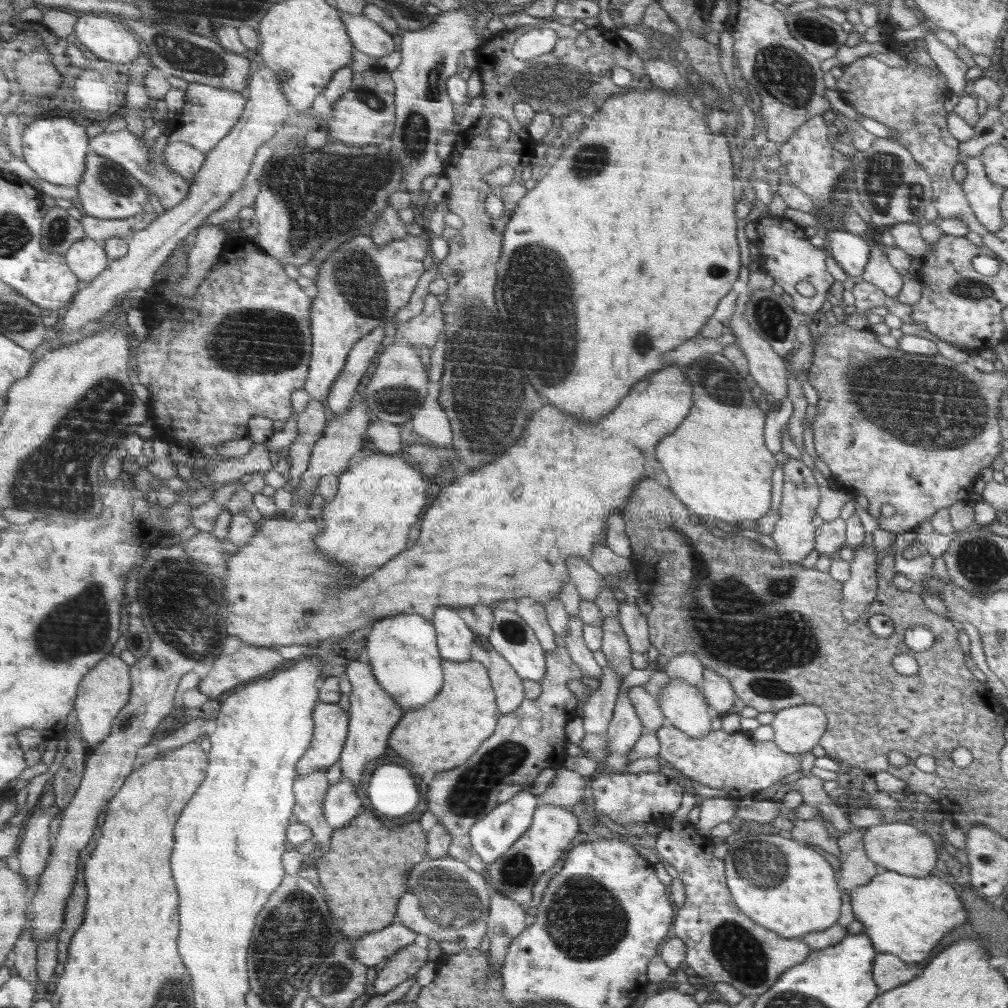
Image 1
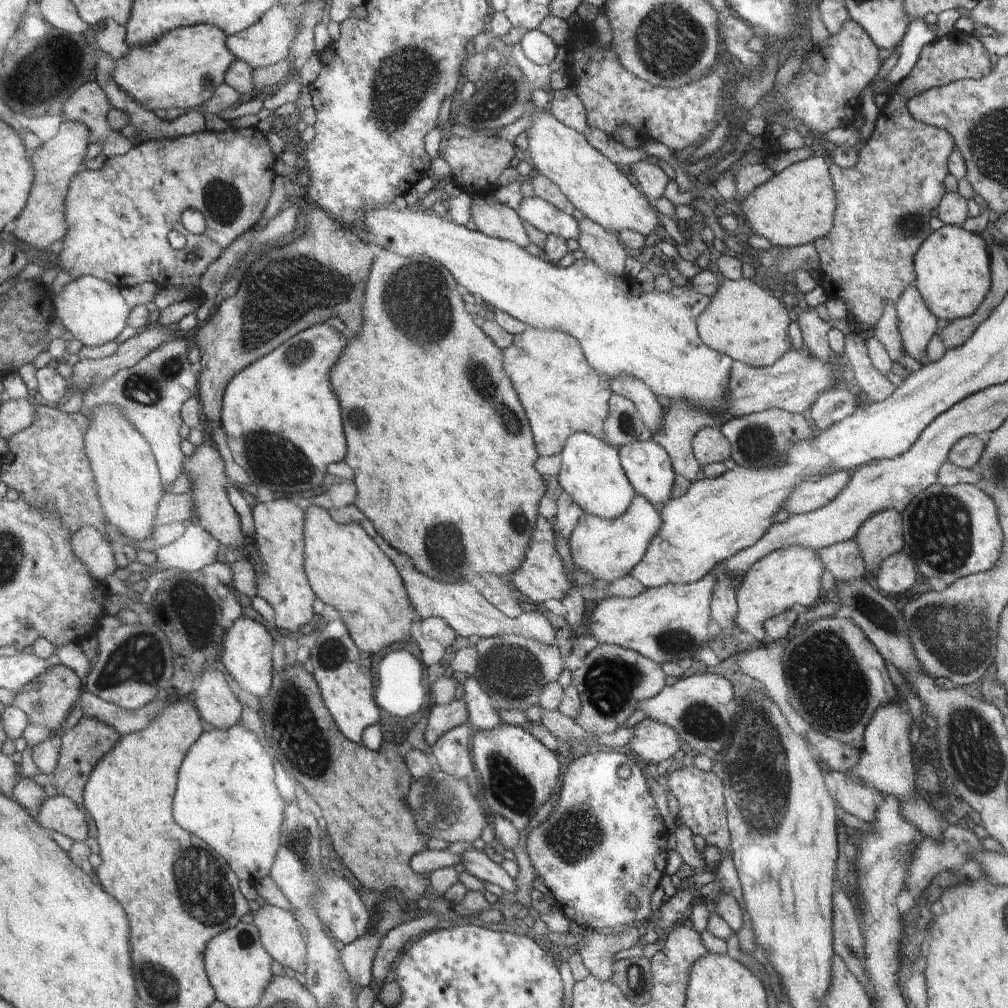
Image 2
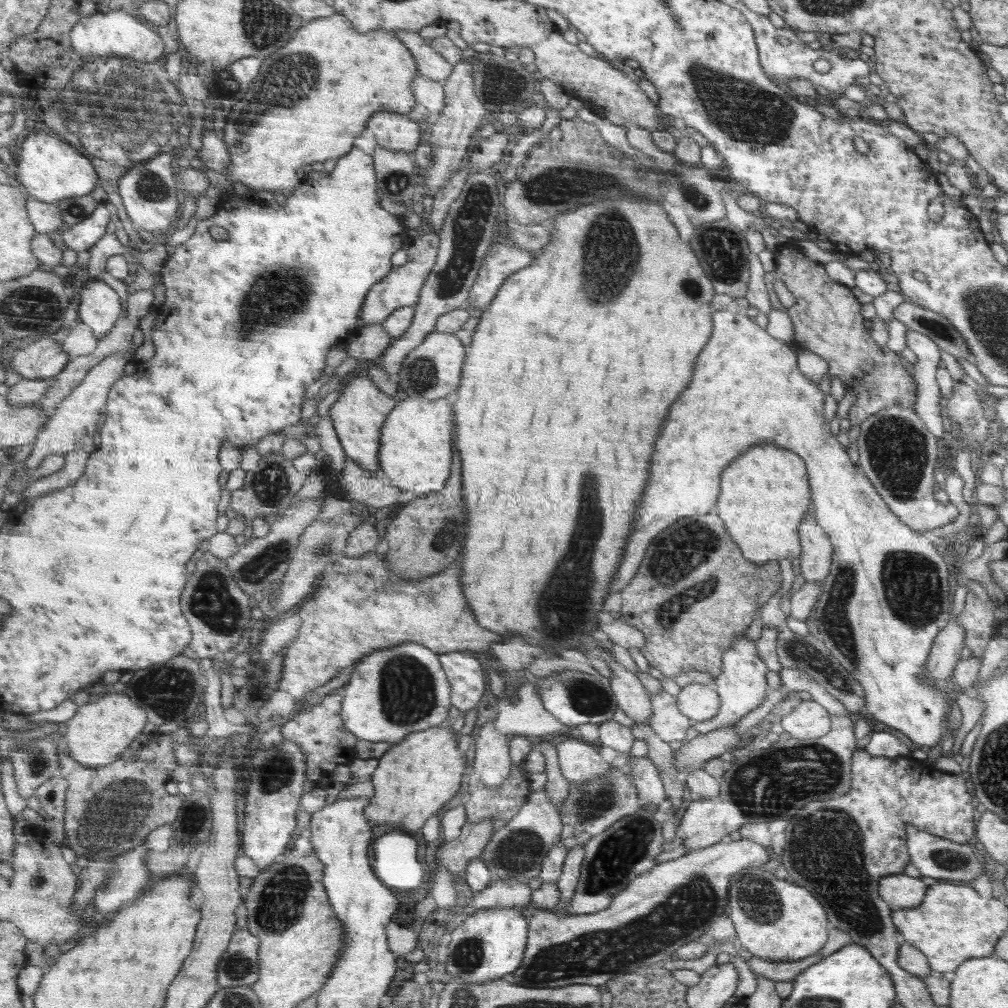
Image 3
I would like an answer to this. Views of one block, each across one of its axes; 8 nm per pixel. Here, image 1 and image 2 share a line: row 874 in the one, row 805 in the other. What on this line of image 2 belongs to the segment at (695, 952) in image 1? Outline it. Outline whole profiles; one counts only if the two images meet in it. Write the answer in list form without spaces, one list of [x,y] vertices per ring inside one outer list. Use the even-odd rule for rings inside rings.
[[[696,766],[674,770],[668,775],[668,786],[678,800],[680,820],[684,826],[692,830],[693,834],[702,836],[707,844],[714,844],[720,850],[720,857],[733,851],[729,826],[726,826],[726,806],[724,806],[725,792],[722,792],[722,780],[713,771],[704,772]]]

